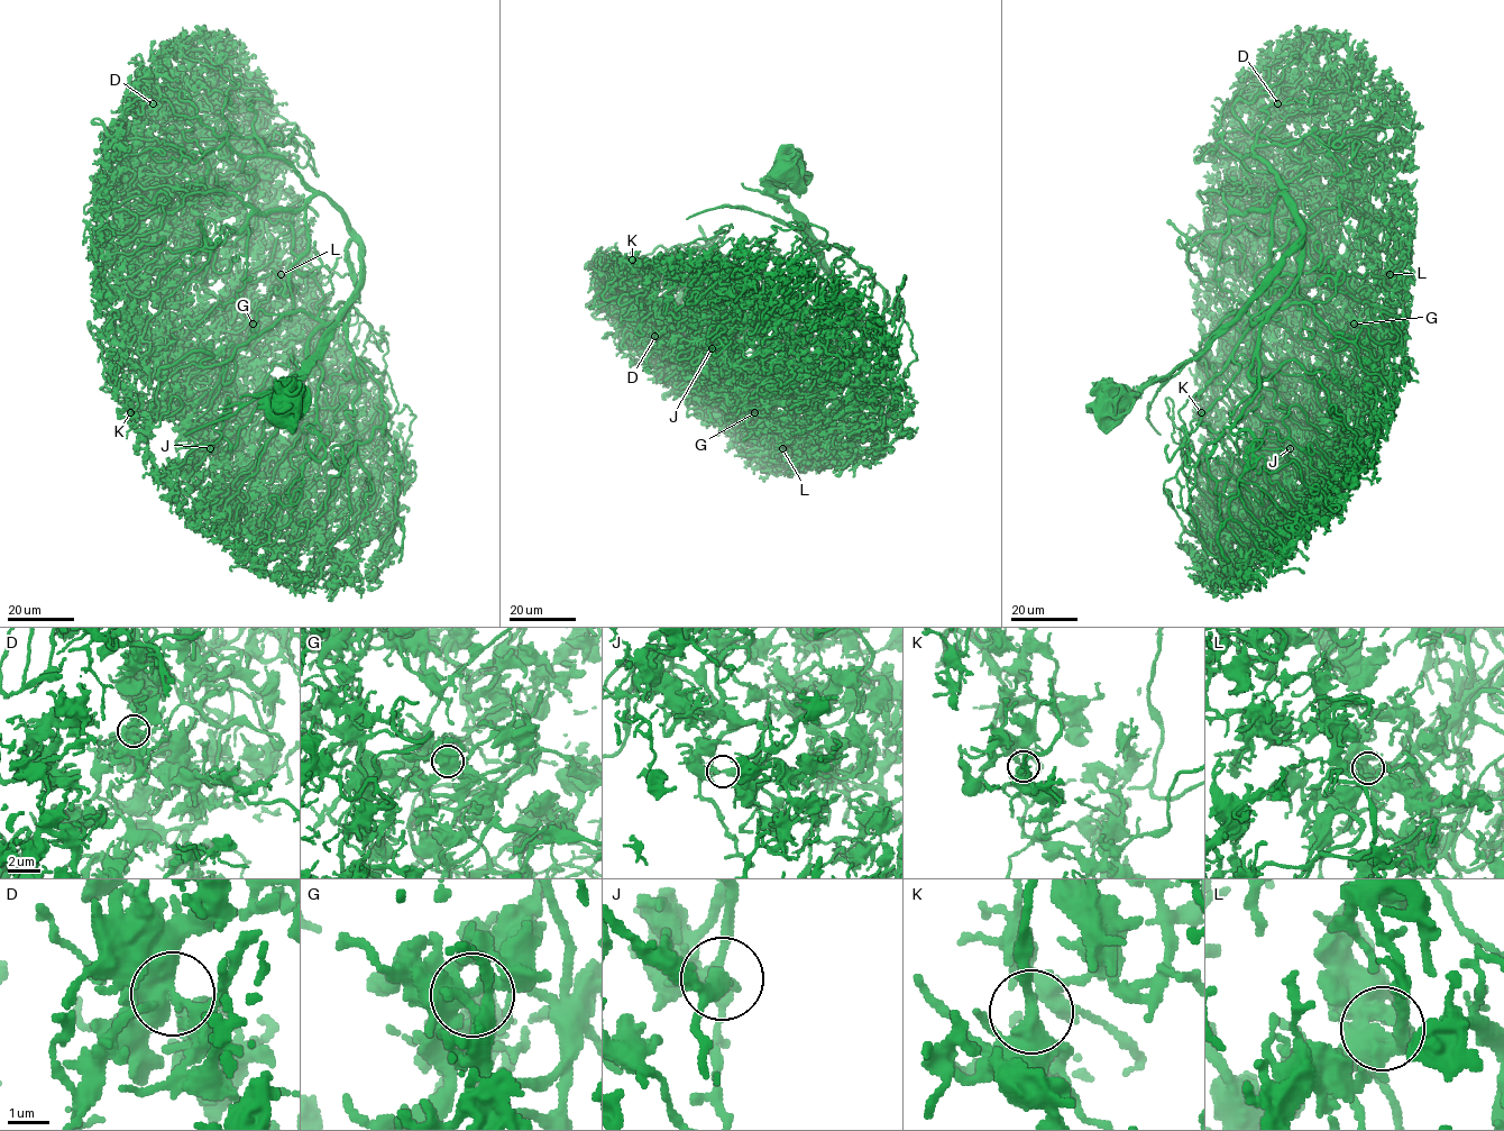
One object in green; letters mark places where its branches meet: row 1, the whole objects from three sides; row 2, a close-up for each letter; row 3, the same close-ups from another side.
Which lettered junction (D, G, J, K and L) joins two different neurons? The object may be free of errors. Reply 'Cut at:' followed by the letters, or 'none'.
Cut at: none

